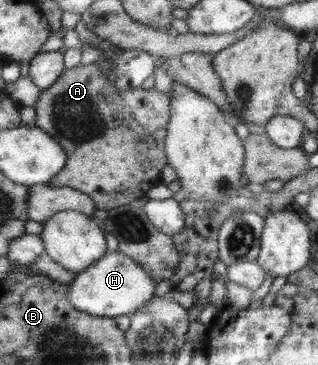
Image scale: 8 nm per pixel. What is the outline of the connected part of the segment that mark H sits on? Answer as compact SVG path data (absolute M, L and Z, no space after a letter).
M107 251L97 263L76 273L75 279L69 285L69 301L77 311L93 316L131 316L141 306L151 302L151 298L155 298L156 287L151 275L129 256L118 251Z

